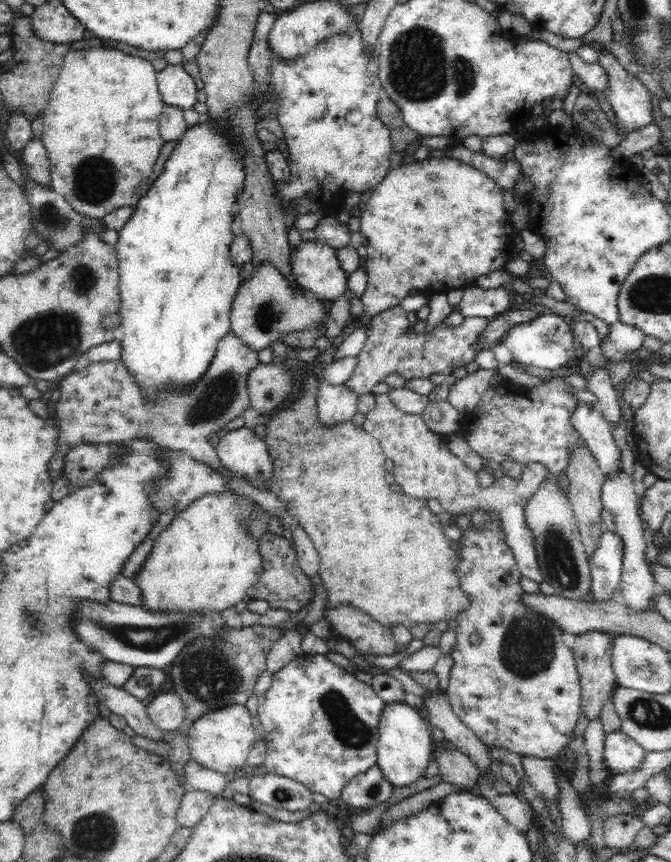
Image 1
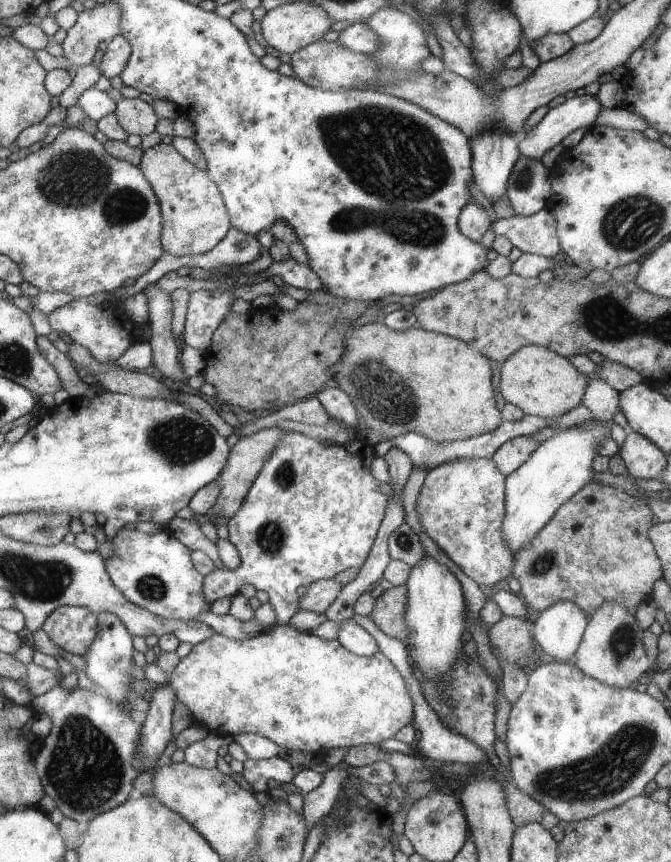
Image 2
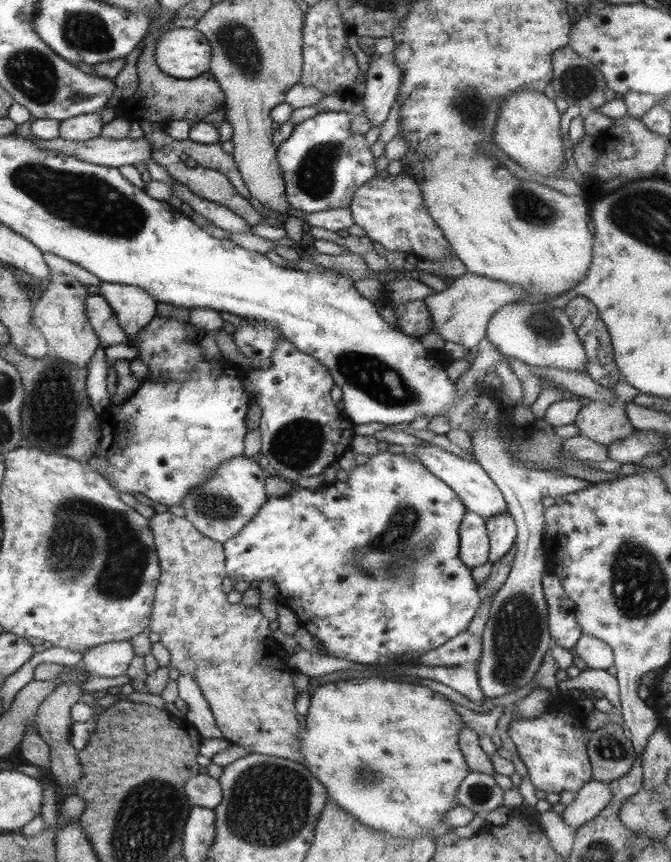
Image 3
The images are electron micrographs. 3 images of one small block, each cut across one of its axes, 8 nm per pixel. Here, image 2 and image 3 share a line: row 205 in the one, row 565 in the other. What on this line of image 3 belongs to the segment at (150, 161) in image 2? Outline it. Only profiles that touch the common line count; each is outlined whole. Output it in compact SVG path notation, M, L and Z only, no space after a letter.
M155 512L149 520L161 566L149 632L159 634L159 644L165 646L171 654L171 666L175 666L181 674L195 676L195 682L213 712L215 724L221 730L223 740L241 744L253 750L253 754L261 752L299 762L295 742L301 728L297 728L293 710L295 688L291 684L293 678L287 670L287 652L283 652L271 638L271 624L261 616L257 608L243 608L243 604L231 604L231 596L223 594L223 580L227 578L223 546L203 536L187 518L175 516L171 512Z

